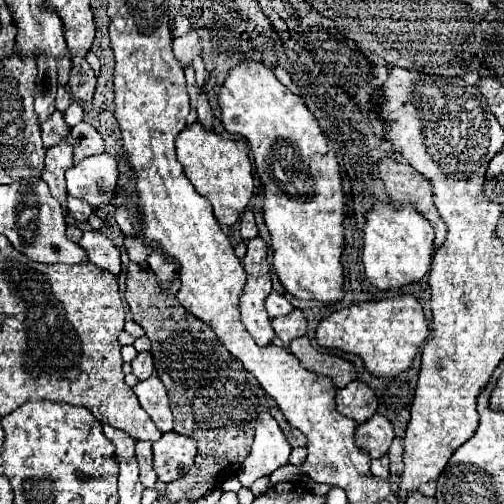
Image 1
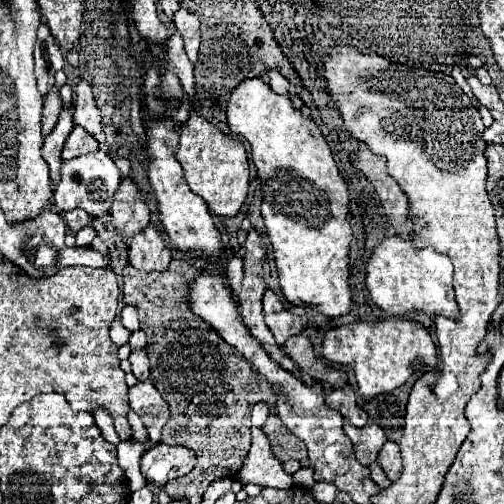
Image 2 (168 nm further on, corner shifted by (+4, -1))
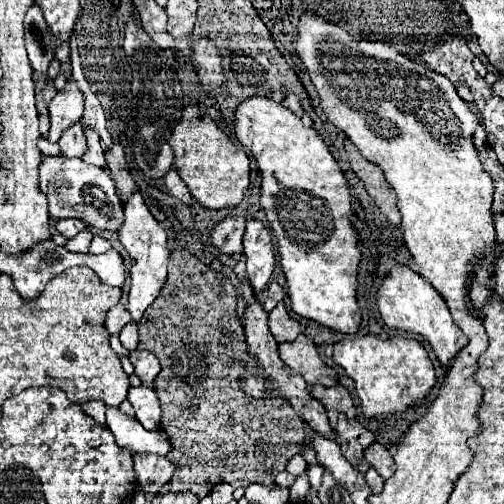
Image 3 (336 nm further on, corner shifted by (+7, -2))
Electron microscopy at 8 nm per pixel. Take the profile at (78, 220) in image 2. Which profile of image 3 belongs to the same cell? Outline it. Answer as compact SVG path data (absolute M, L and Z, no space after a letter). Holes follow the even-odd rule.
M61 219L61 221L57 221L57 231L67 239L75 237L83 229L85 229L85 223L81 219Z

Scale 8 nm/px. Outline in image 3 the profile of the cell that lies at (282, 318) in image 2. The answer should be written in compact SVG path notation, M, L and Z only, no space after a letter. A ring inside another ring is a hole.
M279 303L271 313L269 313L269 329L277 343L283 341L293 341L301 333L301 325L297 319L293 319L285 307L285 303Z

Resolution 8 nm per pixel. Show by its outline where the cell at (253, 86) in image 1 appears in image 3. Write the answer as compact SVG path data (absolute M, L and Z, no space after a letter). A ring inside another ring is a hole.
M245 99L235 111L235 119L237 139L253 153L263 175L261 207L277 237L291 309L333 331L357 333L361 325L357 273L363 253L349 221L353 211L343 171L319 133L303 127L295 113L273 99Z

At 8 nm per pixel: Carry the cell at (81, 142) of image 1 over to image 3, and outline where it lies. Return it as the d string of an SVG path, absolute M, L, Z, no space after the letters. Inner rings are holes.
M75 123L73 127L69 127L61 135L59 147L61 147L65 157L81 157L87 149L87 139L85 139L85 133L83 133L83 125Z

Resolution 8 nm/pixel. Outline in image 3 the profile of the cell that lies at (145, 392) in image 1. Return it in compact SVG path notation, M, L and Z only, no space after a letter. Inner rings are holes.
M131 387L127 399L131 401L133 409L135 409L135 417L137 421L149 429L149 431L157 431L161 425L161 407L157 401L157 395L153 389L149 387Z

